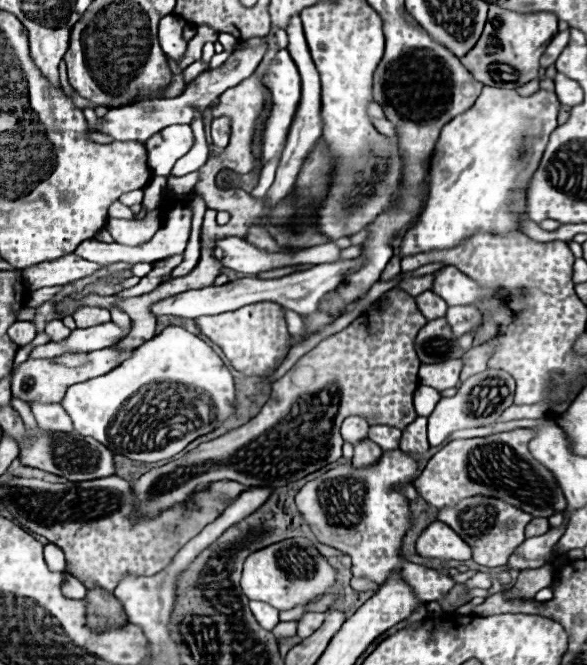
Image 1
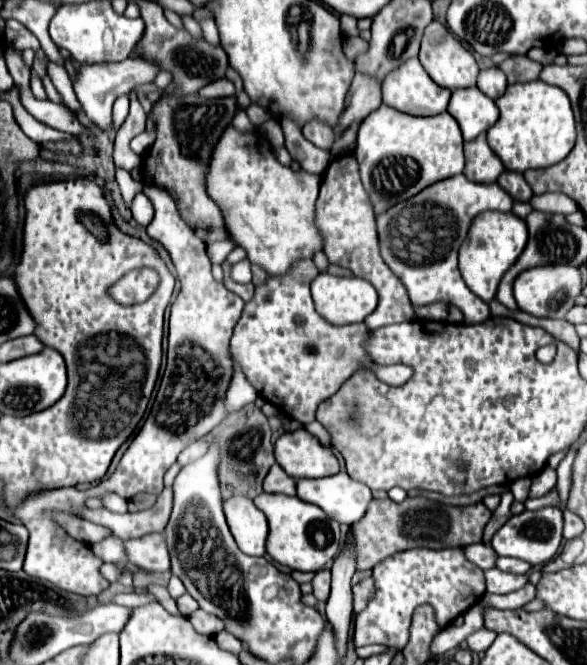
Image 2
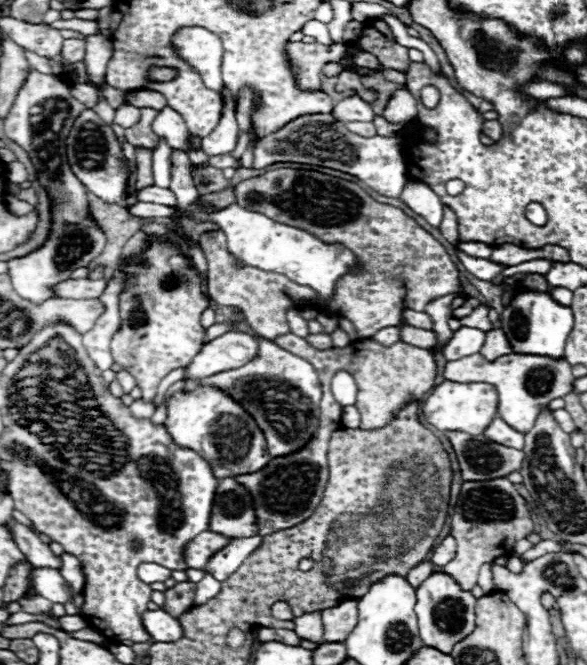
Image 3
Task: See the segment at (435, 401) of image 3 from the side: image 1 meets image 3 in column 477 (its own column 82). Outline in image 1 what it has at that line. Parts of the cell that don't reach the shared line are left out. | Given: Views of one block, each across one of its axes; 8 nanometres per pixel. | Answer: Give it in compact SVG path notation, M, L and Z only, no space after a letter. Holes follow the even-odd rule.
M168 326L108 374L70 386L62 406L78 434L92 436L114 454L128 456L130 460L158 462L172 458L198 436L212 432L234 412L234 380L220 356L206 342L180 326Z

